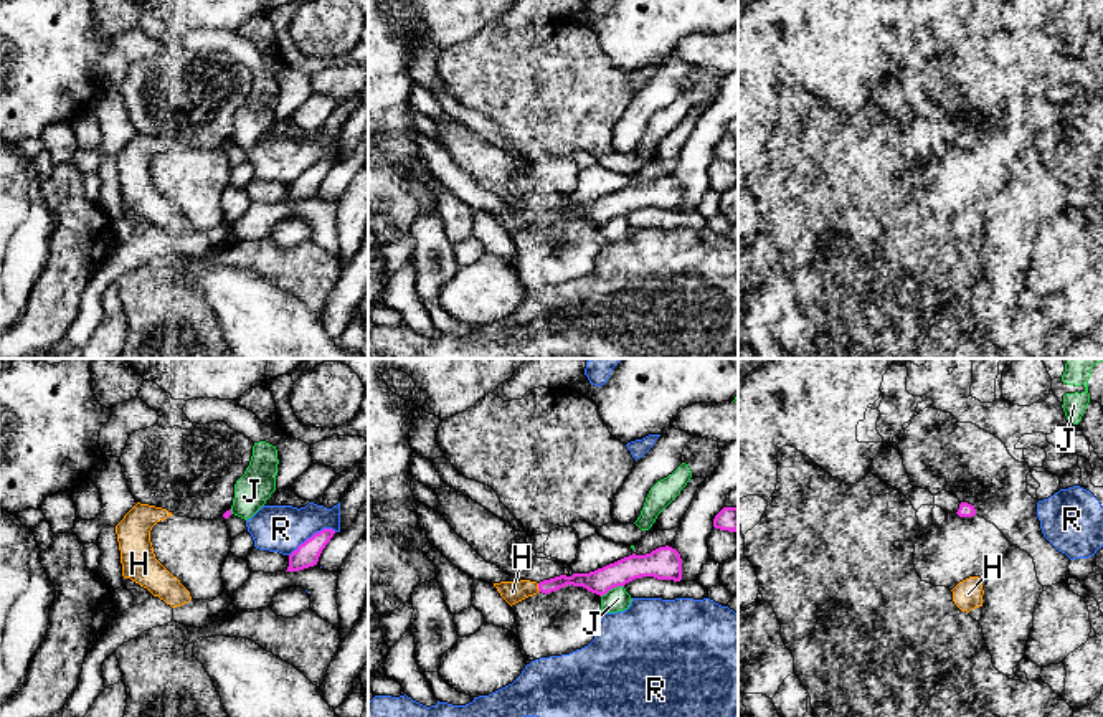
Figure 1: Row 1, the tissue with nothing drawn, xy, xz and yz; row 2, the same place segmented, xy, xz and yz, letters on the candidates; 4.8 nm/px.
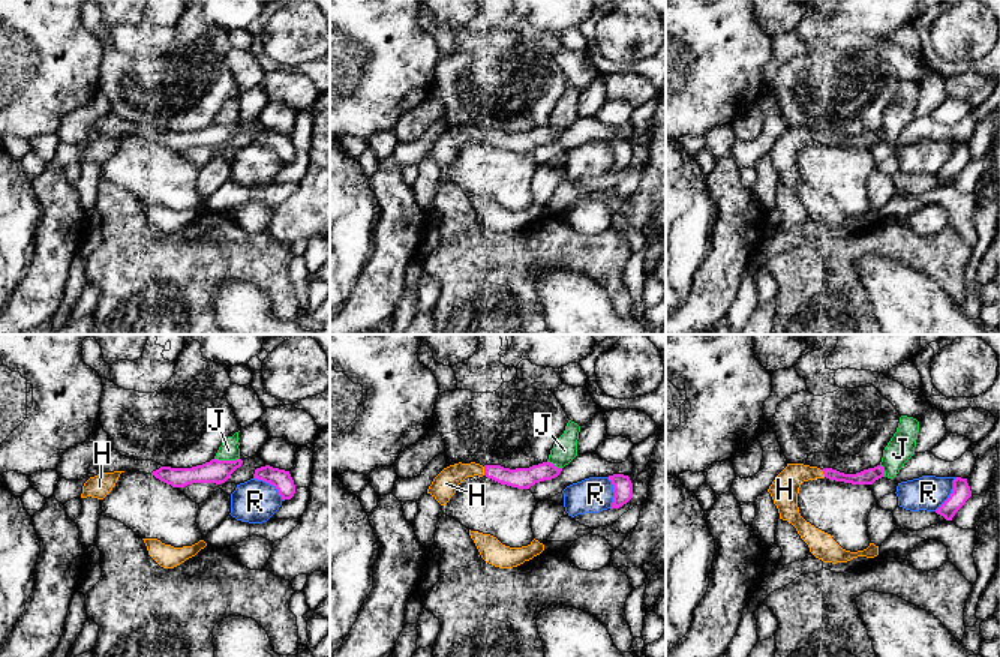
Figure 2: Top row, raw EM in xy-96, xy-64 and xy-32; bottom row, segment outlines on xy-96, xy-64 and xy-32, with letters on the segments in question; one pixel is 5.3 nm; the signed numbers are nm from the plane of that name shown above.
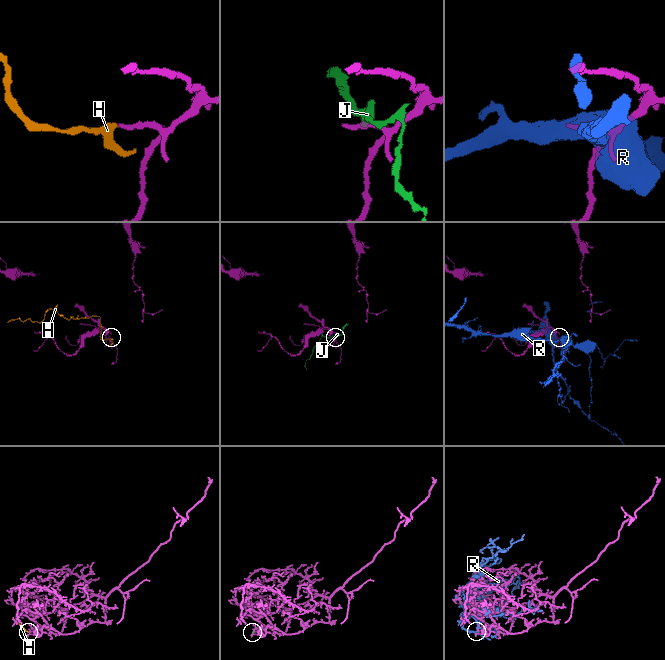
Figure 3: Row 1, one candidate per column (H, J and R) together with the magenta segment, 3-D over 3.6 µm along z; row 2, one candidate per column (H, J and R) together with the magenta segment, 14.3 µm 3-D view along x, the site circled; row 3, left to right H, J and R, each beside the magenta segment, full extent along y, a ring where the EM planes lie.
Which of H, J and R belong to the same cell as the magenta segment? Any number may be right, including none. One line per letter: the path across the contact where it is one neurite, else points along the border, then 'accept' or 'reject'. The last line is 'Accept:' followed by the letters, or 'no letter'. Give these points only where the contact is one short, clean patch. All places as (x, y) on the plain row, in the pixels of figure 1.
H: accept
J: border along xz (623, 215), (610, 218), (601, 227); reject
R: reject
Accept: H

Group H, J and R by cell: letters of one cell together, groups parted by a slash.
H / J / R

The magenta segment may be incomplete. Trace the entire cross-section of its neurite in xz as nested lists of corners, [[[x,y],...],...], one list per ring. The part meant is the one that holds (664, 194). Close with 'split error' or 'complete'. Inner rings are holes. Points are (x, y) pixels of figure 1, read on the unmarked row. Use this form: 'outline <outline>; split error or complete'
outline [[[665,175],[646,185],[629,185],[603,198],[589,203],[573,203],[571,207],[560,205],[540,213],[530,210],[500,211],[494,213],[500,226],[512,236],[528,226],[556,221],[566,215],[583,216],[599,226],[606,225],[616,216],[642,208],[654,207],[657,210],[682,210],[682,188],[680,183]]]; split error

